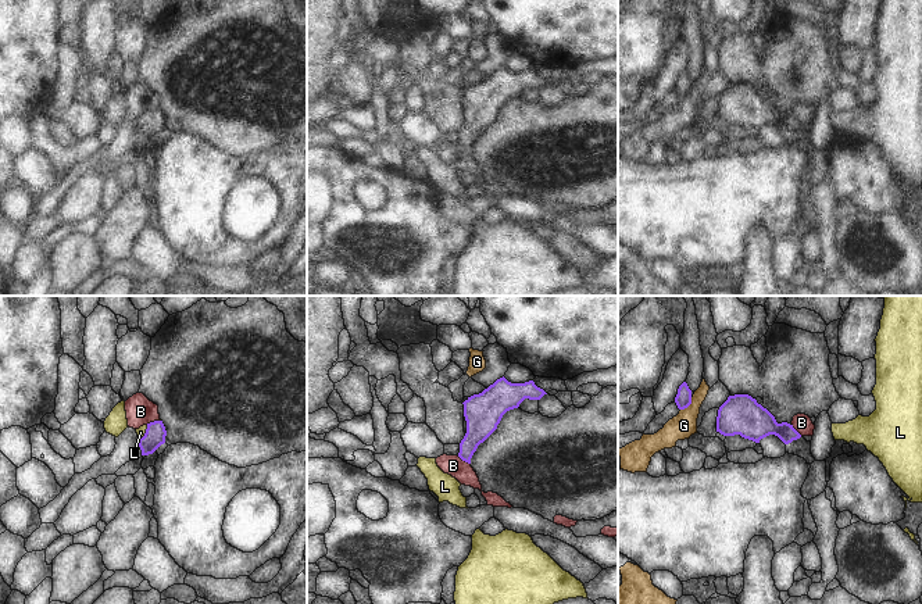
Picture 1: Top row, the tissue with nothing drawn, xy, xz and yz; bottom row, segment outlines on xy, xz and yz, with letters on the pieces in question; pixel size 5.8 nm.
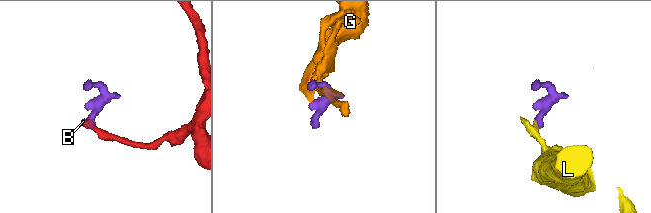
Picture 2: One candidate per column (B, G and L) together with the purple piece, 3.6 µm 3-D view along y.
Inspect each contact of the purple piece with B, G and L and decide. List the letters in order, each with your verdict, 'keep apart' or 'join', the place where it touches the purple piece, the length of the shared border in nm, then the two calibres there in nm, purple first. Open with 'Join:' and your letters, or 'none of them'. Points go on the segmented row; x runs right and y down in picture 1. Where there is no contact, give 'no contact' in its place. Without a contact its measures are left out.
Join: L
B: keep apart; contact xy (154, 421); length 90 nm; calibres 120 and 160 nm
G: keep apart; contact yz (688, 406); length 100 nm; calibres 100 and 150 nm
L: join; contact xy (146, 432); length 90 nm; calibres 120 and 50 nm

